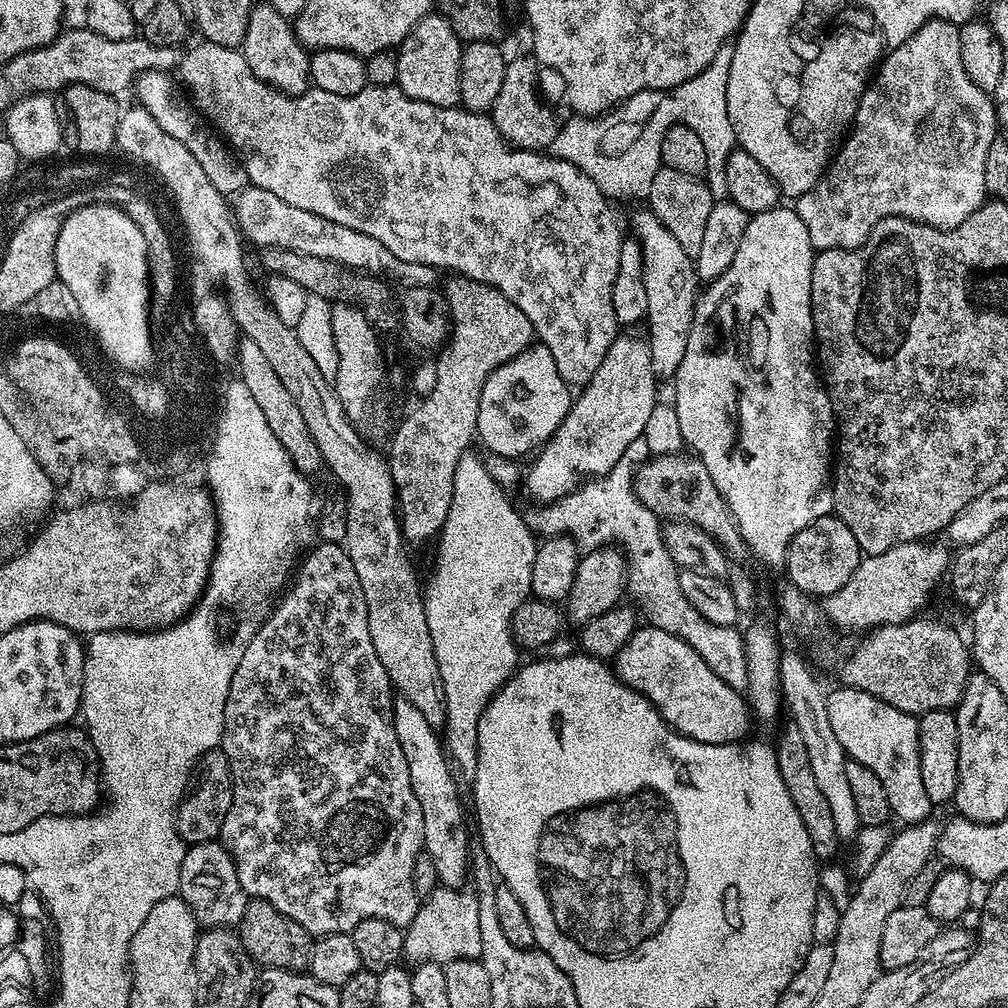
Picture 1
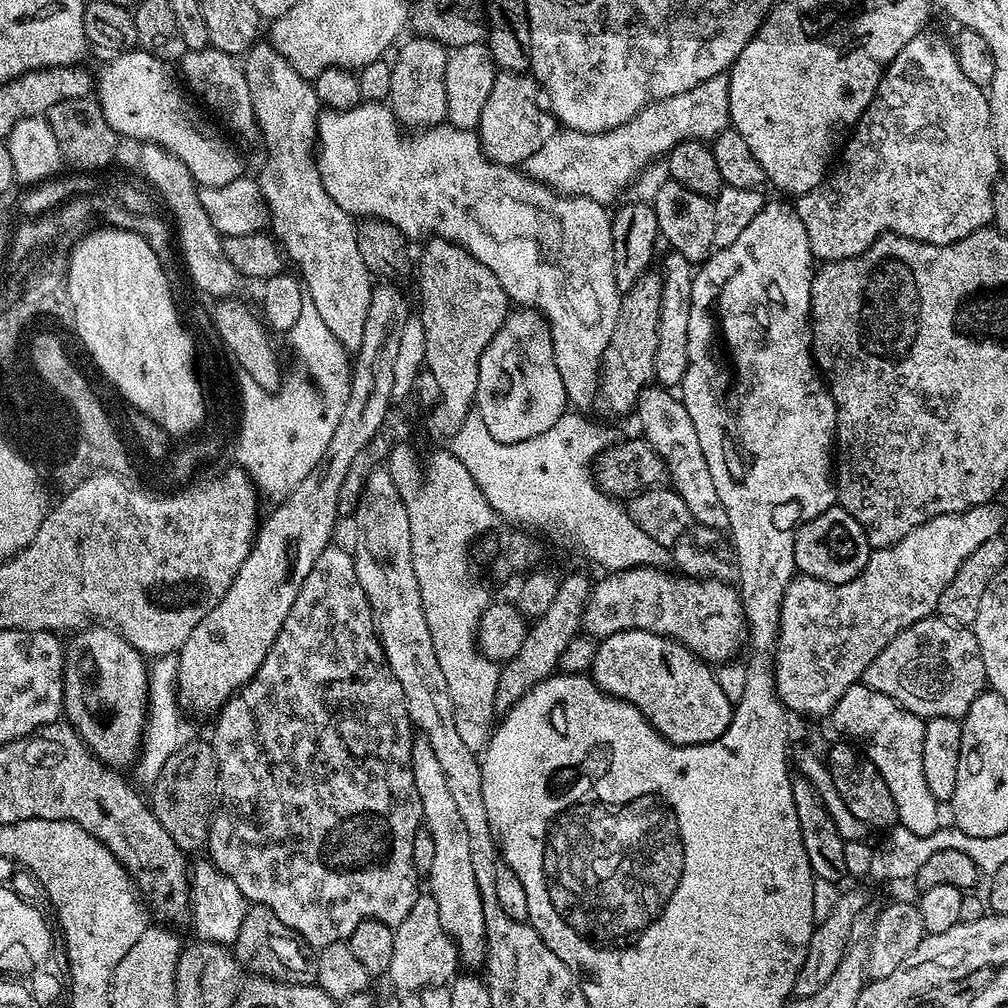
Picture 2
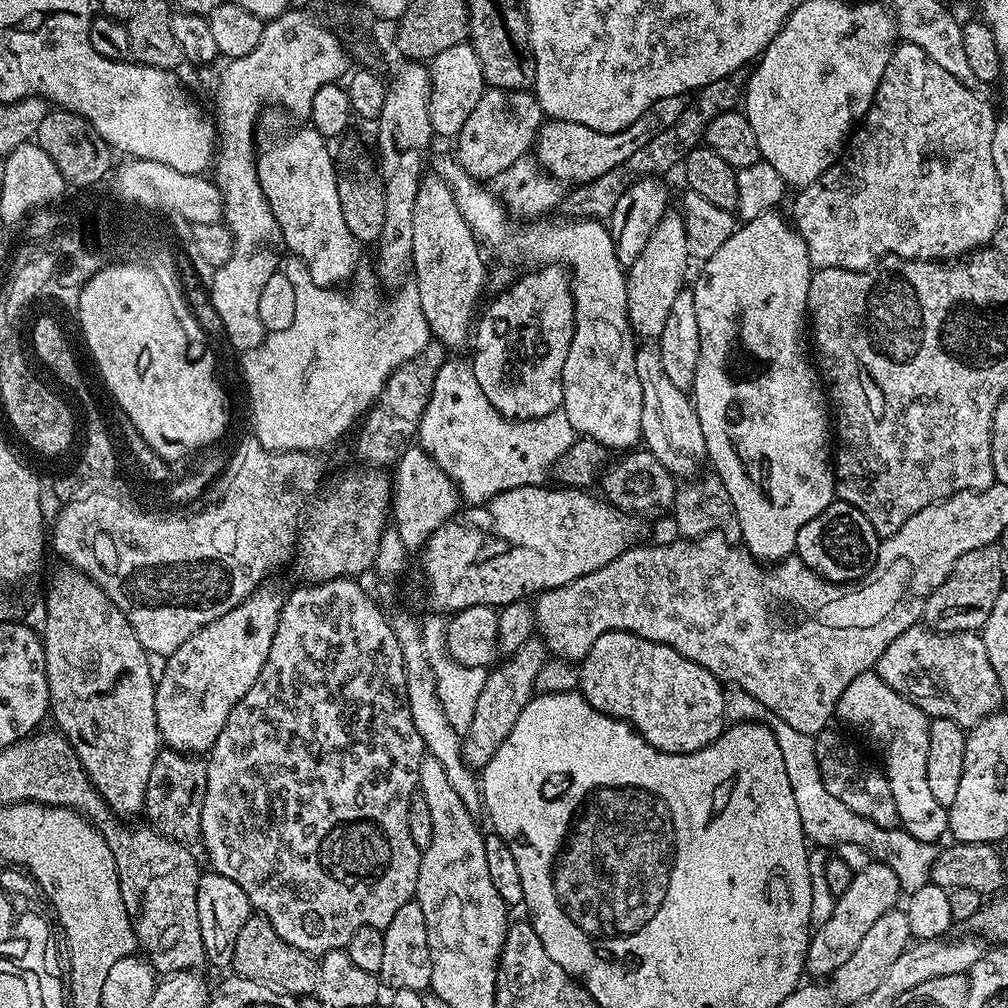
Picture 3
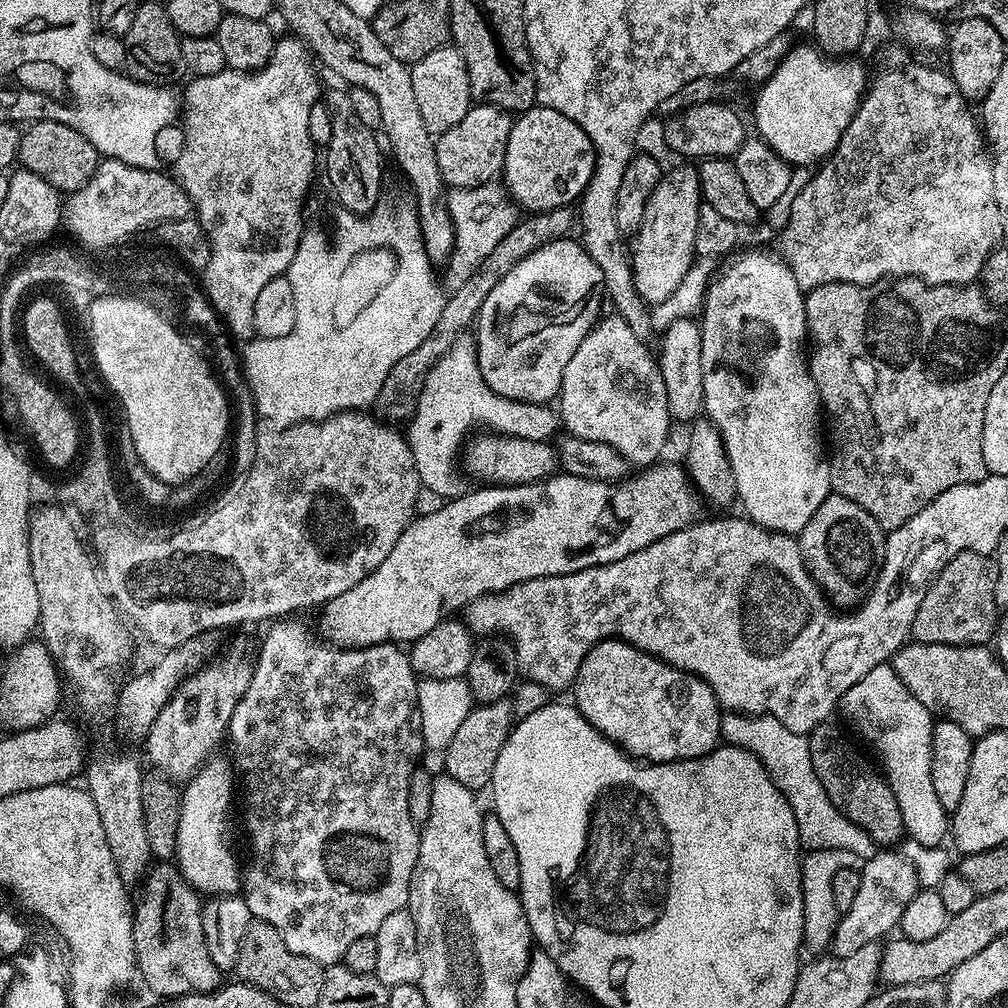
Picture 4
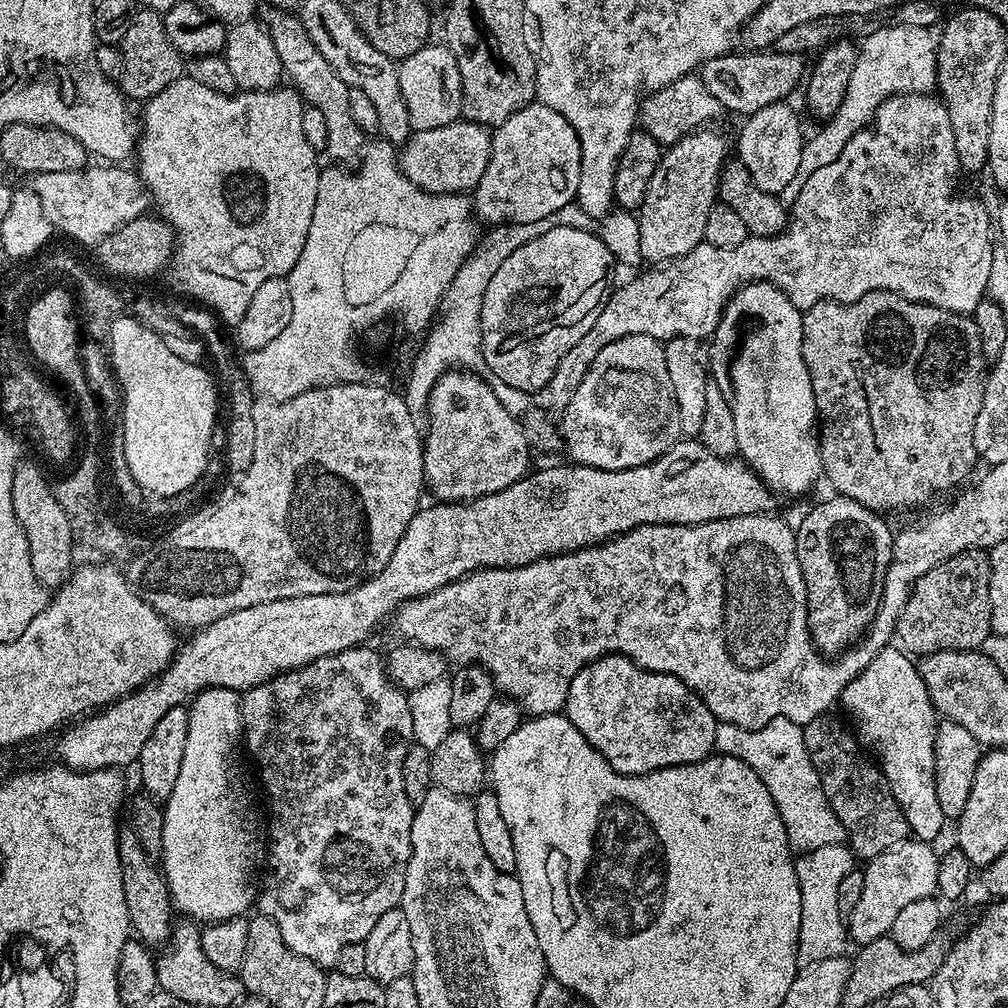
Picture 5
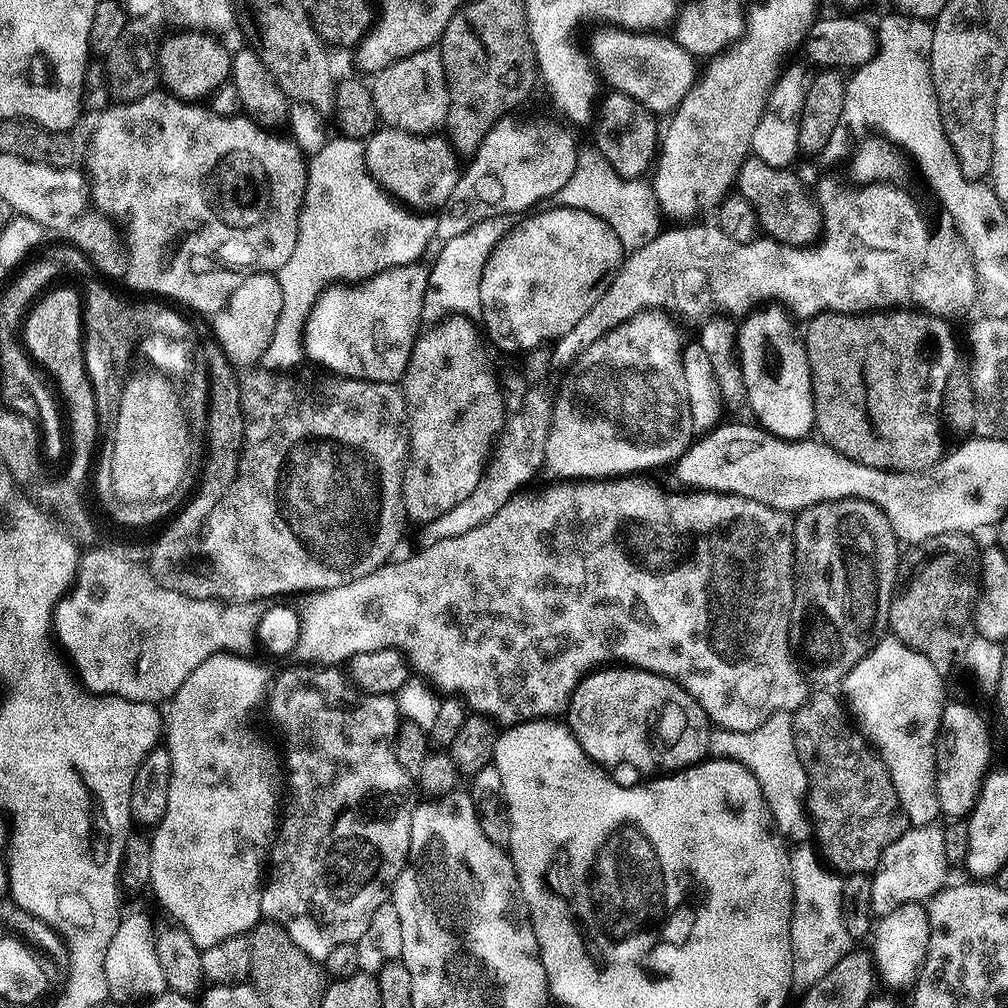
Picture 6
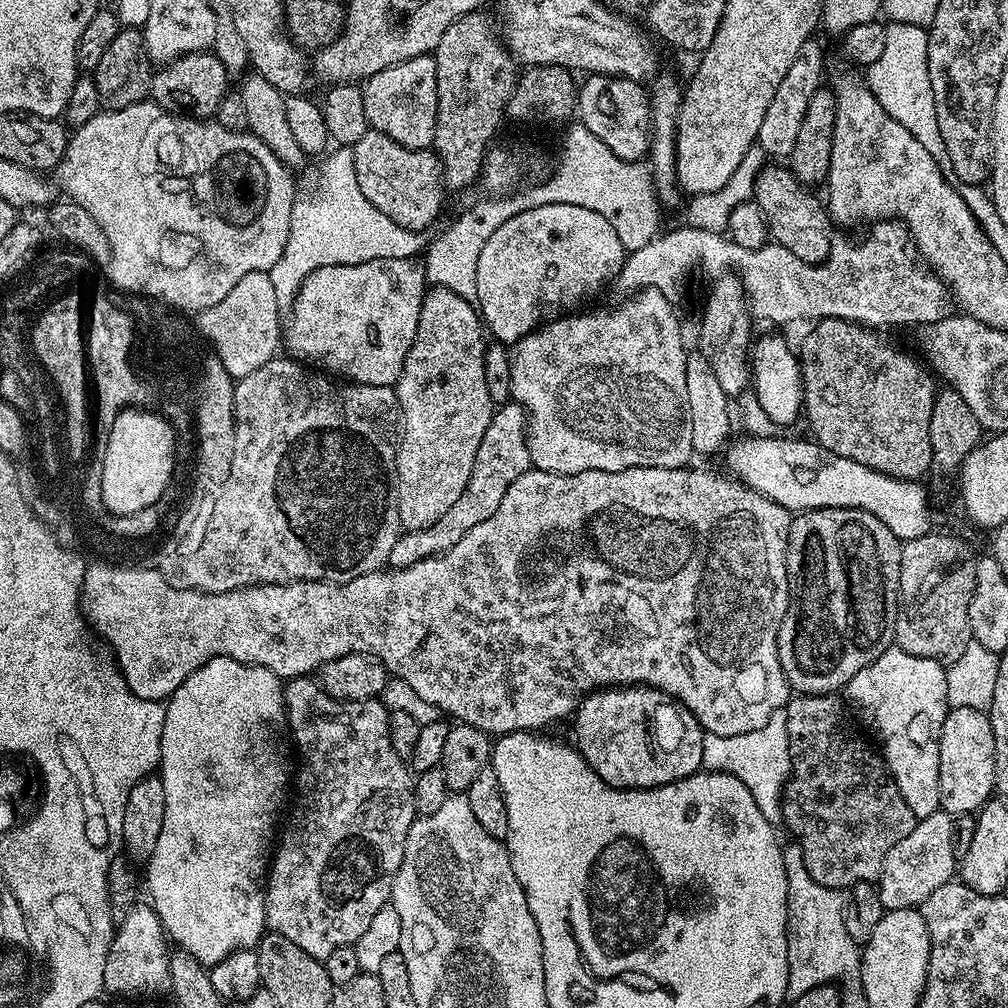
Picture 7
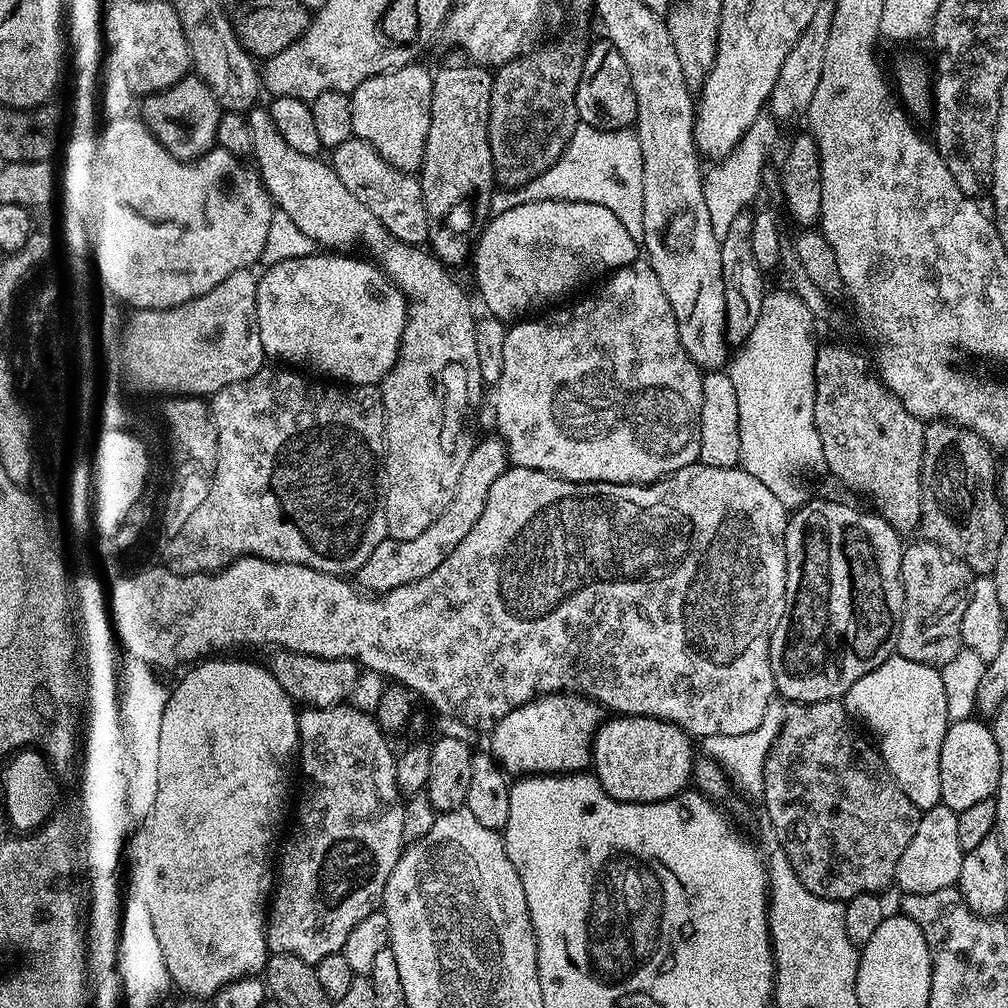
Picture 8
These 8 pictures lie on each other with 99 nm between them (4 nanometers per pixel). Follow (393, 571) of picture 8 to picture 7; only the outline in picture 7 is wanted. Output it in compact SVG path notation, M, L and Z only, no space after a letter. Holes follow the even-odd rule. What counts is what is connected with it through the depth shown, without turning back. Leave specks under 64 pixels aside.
M504 406L493 411L490 426L486 426L484 442L478 446L478 454L474 454L474 470L470 470L470 482L466 490L462 490L462 498L458 498L458 502L454 502L454 506L450 506L450 510L446 510L446 514L434 522L434 526L413 532L401 531L388 555L391 567L405 568L431 556L443 556L446 550L450 550L450 546L466 538L466 534L474 530L478 522L486 522L486 518L498 510L506 490L510 490L510 482L514 482L514 478L522 478L522 474L529 471L532 459L528 453L528 437L523 431L516 432L510 408Z

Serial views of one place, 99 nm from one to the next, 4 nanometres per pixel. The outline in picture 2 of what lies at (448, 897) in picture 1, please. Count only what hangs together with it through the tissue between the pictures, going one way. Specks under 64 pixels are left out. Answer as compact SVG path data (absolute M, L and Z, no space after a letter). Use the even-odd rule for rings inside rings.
M421 894L410 906L410 914L402 918L400 924L394 928L394 950L390 961L390 970L386 980L397 988L400 994L418 994L424 988L432 988L436 984L447 985L458 972L458 953L455 944L446 934L442 926L442 918L438 918L438 902L430 894Z

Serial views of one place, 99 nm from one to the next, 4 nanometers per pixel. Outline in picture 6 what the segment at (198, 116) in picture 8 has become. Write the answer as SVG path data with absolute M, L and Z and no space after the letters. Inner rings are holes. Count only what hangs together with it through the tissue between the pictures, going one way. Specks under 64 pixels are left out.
M184 30L181 33L181 36L172 36L165 44L163 41L159 45L159 83L169 96L177 96L180 100L189 102L200 102L211 97L213 91L229 79L232 52L224 49L223 42L215 35L195 30Z

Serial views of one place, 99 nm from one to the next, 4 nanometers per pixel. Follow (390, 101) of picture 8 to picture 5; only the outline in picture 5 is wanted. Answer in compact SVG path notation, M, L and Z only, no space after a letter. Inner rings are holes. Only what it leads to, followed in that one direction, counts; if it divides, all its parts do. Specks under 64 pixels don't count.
M429 42L410 58L399 61L398 86L415 131L434 130L461 119L464 107L462 74L458 74L458 62L454 62L454 54L443 43Z

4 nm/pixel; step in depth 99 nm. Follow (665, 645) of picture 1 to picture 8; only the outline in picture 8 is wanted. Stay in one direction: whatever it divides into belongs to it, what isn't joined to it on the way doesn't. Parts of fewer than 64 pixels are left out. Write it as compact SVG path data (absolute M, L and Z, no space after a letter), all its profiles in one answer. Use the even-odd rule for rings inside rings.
M616 714L611 718L601 723L592 740L591 767L606 796L631 804L649 804L689 787L694 776L693 737L676 724L653 716Z

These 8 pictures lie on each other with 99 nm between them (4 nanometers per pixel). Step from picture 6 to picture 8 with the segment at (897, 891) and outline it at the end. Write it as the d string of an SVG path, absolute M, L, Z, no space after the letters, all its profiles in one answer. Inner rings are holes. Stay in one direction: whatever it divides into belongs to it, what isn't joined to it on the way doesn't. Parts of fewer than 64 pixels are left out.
M939 803L921 815L914 838L910 838L906 850L902 850L902 858L898 858L894 884L901 888L901 893L930 894L930 890L951 888L959 881L965 852L958 846L956 813Z

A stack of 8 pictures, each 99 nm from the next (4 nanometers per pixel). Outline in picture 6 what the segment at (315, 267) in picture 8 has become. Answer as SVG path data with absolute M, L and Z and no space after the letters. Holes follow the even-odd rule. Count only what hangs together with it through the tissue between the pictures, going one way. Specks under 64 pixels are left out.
M424 262L403 264L386 268L369 280L325 288L304 323L307 359L329 373L351 380L396 384L408 368L412 347L422 328L428 270Z

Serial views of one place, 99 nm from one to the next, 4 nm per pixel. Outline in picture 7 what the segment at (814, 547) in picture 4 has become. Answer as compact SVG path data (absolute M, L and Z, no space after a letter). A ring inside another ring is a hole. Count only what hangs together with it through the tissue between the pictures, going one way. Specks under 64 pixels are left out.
M814 508L810 512L793 515L790 534L788 535L788 609L786 618L782 618L778 630L778 658L788 679L789 685L800 694L836 694L845 684L866 666L876 661L885 650L893 647L896 638L896 603L900 589L900 549L902 541L894 535L874 514L863 512L857 508Z

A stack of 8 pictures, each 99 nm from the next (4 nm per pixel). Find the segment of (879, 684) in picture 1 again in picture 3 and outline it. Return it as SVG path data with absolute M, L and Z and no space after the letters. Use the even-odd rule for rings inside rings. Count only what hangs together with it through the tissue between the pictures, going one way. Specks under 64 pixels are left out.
M917 626L898 634L886 650L882 650L882 658L878 658L875 672L898 694L902 694L914 706L918 706L929 718L950 718L958 722L966 730L972 728L982 718L1001 711L1006 697L998 686L998 674L990 666L990 658L986 655L983 635L975 632L933 632L924 626Z

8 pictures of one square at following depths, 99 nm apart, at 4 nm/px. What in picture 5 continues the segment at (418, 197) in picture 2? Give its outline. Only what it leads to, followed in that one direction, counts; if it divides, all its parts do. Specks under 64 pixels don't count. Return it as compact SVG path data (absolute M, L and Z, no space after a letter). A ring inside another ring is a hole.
M634 334L618 342L610 342L594 358L586 370L580 385L572 392L570 402L562 409L564 421L558 427L563 433L563 451L572 464L584 464L588 468L601 468L617 472L651 464L666 454L681 439L678 422L678 402L674 398L674 386L666 371L664 344L646 334Z

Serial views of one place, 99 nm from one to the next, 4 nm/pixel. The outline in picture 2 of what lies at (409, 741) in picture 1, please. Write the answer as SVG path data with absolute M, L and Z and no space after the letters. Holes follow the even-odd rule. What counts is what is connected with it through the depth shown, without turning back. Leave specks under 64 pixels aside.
M423 738L412 741L412 769L414 770L414 786L418 790L418 798L422 802L424 811L423 823L428 829L430 838L434 838L434 866L426 873L426 888L438 902L438 918L442 918L442 926L446 934L456 946L458 960L461 965L469 964L469 969L485 963L488 955L488 943L486 942L486 918L482 914L482 898L478 894L478 882L474 882L474 869L470 863L470 838L466 835L466 825L462 817L458 815L458 806L454 803L450 790L446 786L446 777L442 775L442 765L438 762L434 750L430 750L430 742Z

